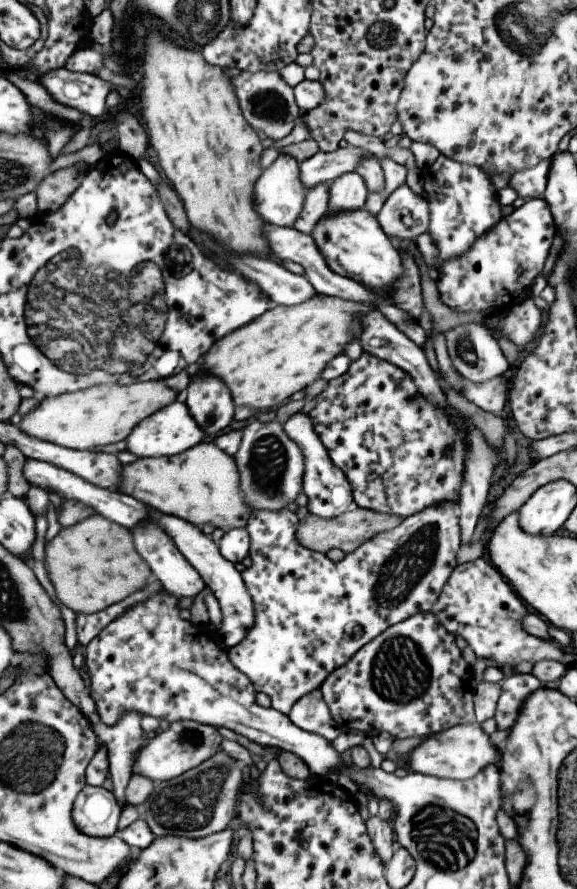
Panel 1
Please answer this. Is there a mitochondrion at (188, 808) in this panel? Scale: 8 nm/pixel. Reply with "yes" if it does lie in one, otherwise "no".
yes

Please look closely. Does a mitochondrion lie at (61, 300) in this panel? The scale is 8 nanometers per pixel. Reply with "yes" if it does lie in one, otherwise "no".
yes

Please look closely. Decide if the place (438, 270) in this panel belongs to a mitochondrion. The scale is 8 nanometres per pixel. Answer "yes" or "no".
no

